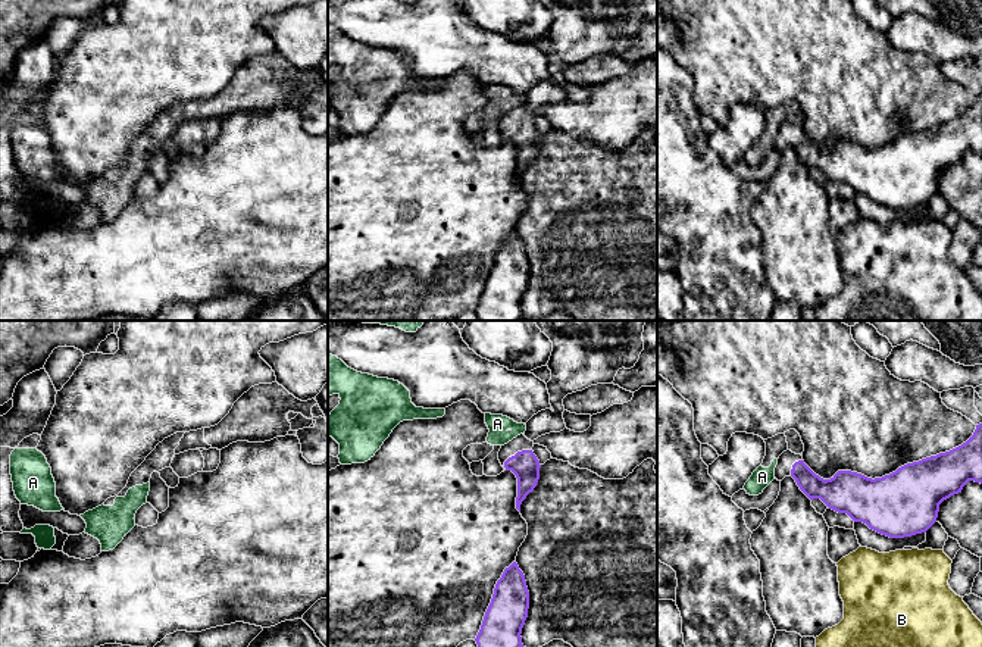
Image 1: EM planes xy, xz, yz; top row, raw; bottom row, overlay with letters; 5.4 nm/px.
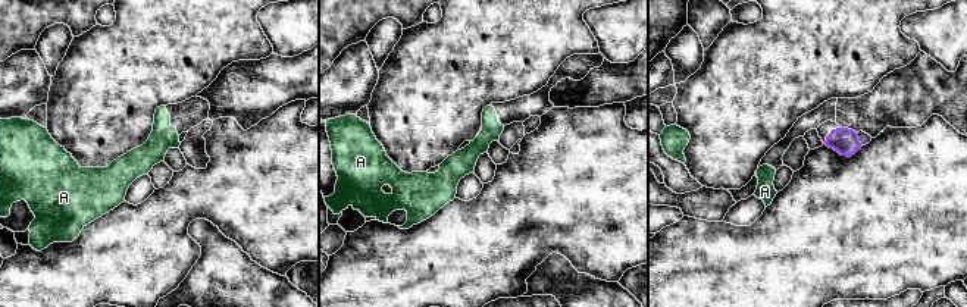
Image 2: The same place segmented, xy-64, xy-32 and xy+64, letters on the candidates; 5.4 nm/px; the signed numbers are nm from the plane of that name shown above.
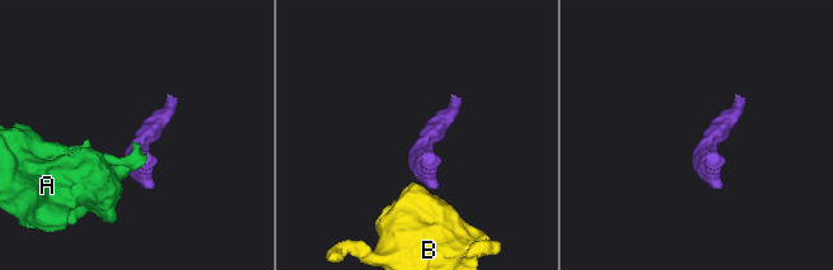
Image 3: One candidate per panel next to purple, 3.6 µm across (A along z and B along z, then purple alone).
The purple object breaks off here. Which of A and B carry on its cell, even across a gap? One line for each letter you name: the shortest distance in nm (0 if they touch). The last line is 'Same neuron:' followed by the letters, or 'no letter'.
Same neuron: no letter

